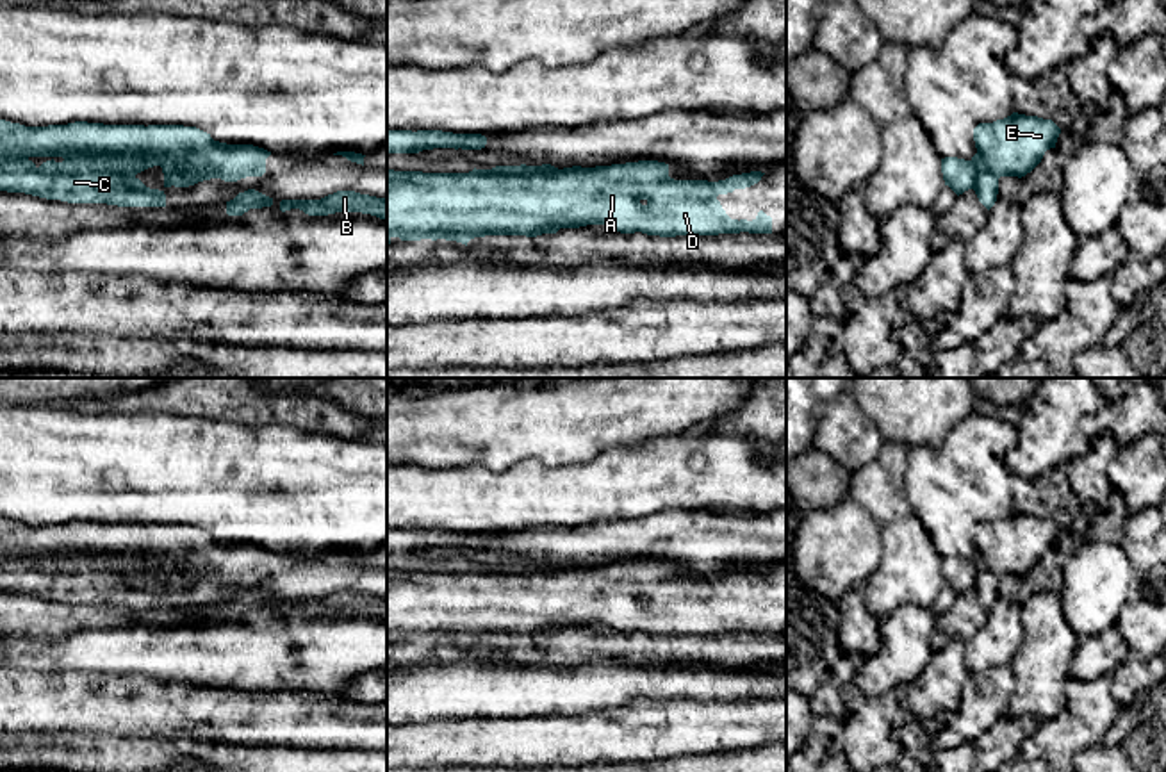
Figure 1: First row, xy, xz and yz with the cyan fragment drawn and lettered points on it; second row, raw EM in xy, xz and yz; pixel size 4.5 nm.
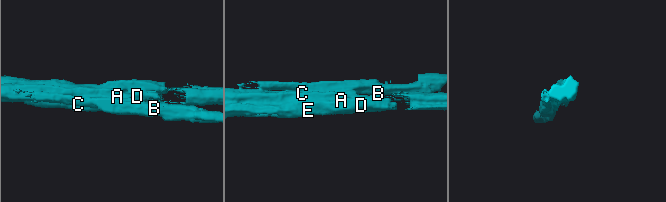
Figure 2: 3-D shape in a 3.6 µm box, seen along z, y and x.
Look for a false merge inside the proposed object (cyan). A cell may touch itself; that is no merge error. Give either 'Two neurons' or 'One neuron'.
Two neurons

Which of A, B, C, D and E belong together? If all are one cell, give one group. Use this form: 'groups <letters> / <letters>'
groups A C D E / B

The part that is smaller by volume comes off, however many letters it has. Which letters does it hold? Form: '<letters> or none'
B

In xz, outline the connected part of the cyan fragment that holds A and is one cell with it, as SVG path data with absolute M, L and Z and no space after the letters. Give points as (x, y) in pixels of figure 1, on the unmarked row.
M638 560L595 567L563 567L535 572L494 572L492 569L472 569L469 572L423 572L387 569L387 644L392 636L401 640L446 638L467 645L474 636L485 635L526 635L556 633L560 628L579 628L604 624L620 633L642 631L647 635L718 635L718 633L772 633L772 617L763 610L752 620L731 619L717 599L718 594L745 588L761 579L765 572L751 571L733 574L726 579L674 579L669 563L658 560Z

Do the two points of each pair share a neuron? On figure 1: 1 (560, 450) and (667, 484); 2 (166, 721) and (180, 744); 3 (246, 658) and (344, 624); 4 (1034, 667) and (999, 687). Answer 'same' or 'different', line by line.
1: different
2: different
3: same
4: different

